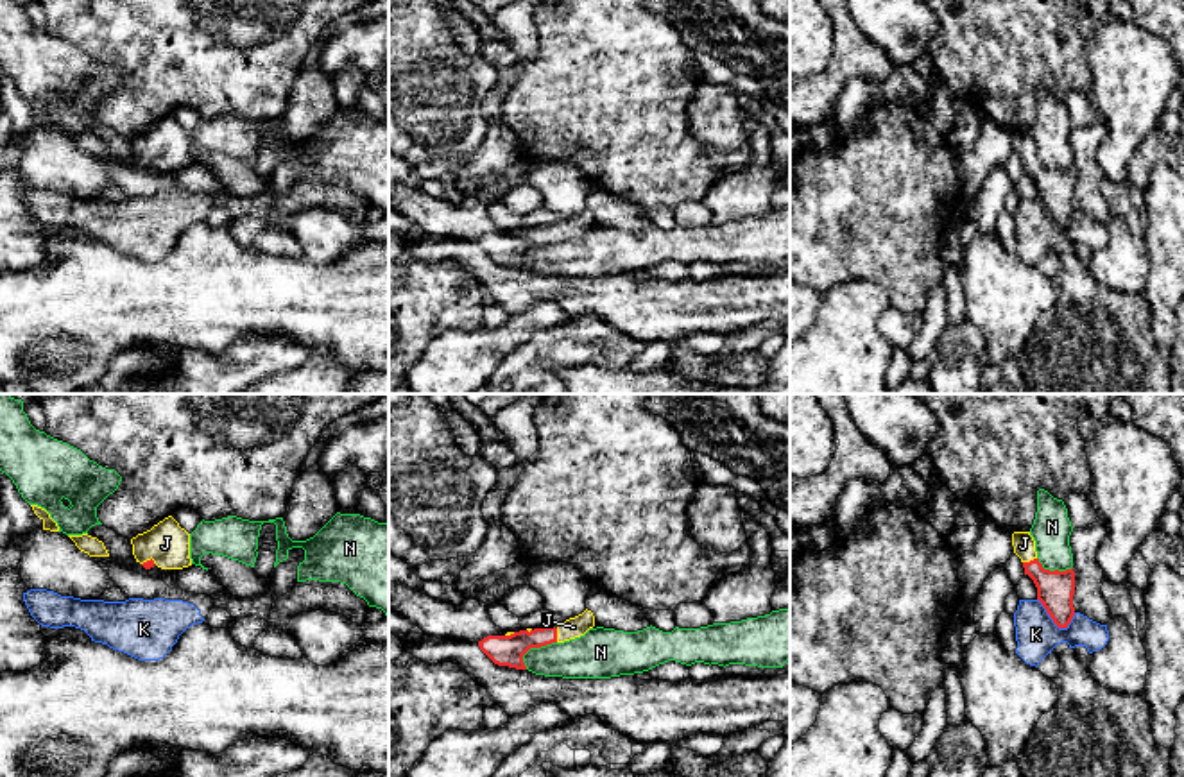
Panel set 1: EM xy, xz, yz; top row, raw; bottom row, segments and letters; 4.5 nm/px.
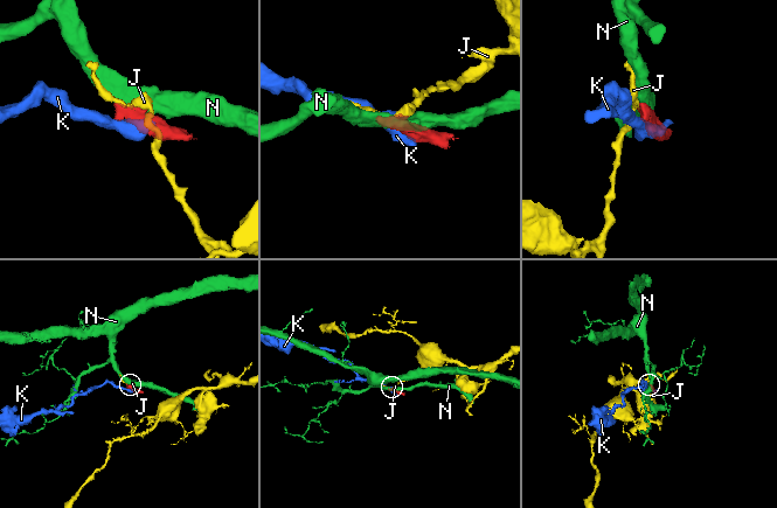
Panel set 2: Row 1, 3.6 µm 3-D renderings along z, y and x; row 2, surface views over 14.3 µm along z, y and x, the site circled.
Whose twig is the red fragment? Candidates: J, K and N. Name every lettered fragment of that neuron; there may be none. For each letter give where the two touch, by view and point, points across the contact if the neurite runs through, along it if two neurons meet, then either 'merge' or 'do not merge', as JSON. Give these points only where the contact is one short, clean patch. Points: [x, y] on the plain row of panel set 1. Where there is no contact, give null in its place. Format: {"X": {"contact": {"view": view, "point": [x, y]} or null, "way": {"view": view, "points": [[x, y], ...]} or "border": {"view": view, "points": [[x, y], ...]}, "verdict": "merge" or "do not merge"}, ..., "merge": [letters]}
{"J": {"contact": {"view": "xz", "point": [556, 235]}, "border": {"view": "xz", "points": [[556, 228], [557, 240]]}, "verdict": "do not merge"}, "K": {"contact": {"view": "yz", "point": [1050, 215]}, "verdict": "do not merge"}, "N": {"contact": {"view": "xz", "point": [532, 246]}, "verdict": "do not merge"}, "merge": []}

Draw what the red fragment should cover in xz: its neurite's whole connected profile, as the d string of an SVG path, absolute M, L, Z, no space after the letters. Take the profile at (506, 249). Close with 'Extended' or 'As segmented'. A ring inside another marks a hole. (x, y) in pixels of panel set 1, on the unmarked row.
M389 181L389 208L405 215L437 238L476 242L498 265L527 269L523 254L530 247L557 242L557 227L543 226L507 233L489 215L489 204L466 197L460 204L430 197L401 181Z. Extended

